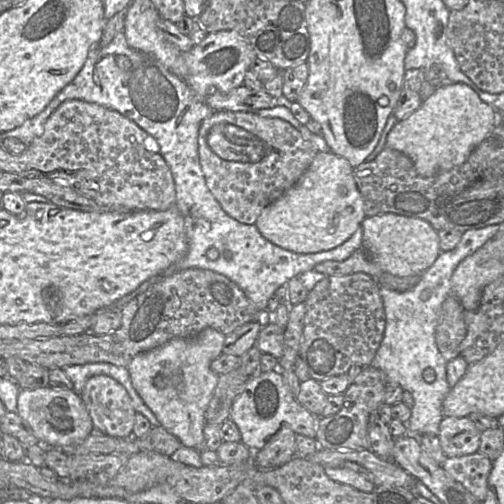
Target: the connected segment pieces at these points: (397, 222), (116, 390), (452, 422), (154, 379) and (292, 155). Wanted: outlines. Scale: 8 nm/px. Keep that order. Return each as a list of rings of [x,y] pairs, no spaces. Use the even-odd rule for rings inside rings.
[[[384,213],[366,216],[361,227],[362,249],[383,271],[397,277],[421,275],[441,252],[437,231],[421,218]]]
[[[107,375],[89,378],[80,395],[93,427],[113,437],[133,436],[136,411],[126,389]]]
[[[444,416],[440,422],[438,438],[446,457],[459,457],[476,453],[481,432],[466,417]]]
[[[205,328],[194,337],[173,338],[155,349],[136,355],[127,366],[131,382],[141,399],[154,413],[161,426],[173,434],[184,447],[202,451],[206,424],[205,412],[217,386],[218,375],[211,370],[211,363],[223,353],[225,335],[214,328]]]
[[[216,111],[201,123],[198,132],[199,161],[207,187],[230,217],[248,225],[255,225],[262,210],[300,179],[318,151],[285,120],[261,117],[256,112]]]

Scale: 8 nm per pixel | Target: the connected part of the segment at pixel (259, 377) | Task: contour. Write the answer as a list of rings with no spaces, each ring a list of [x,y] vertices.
[[[277,368],[266,373],[257,373],[248,379],[232,404],[229,418],[238,427],[241,442],[255,452],[263,449],[282,431],[292,431],[315,439],[317,418],[320,417],[313,415],[297,401]]]

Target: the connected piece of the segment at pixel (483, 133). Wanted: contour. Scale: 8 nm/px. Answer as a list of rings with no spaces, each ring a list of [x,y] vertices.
[[[464,83],[441,84],[422,102],[421,106],[407,118],[398,121],[387,135],[385,147],[406,155],[422,177],[432,177],[443,171],[463,164],[473,150],[483,141],[497,124],[497,112],[484,103],[478,95]]]

